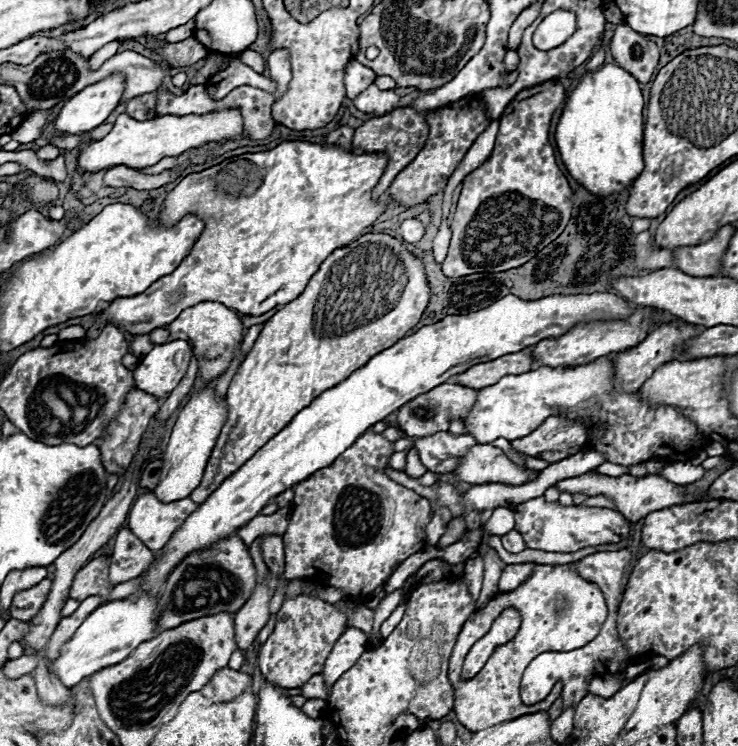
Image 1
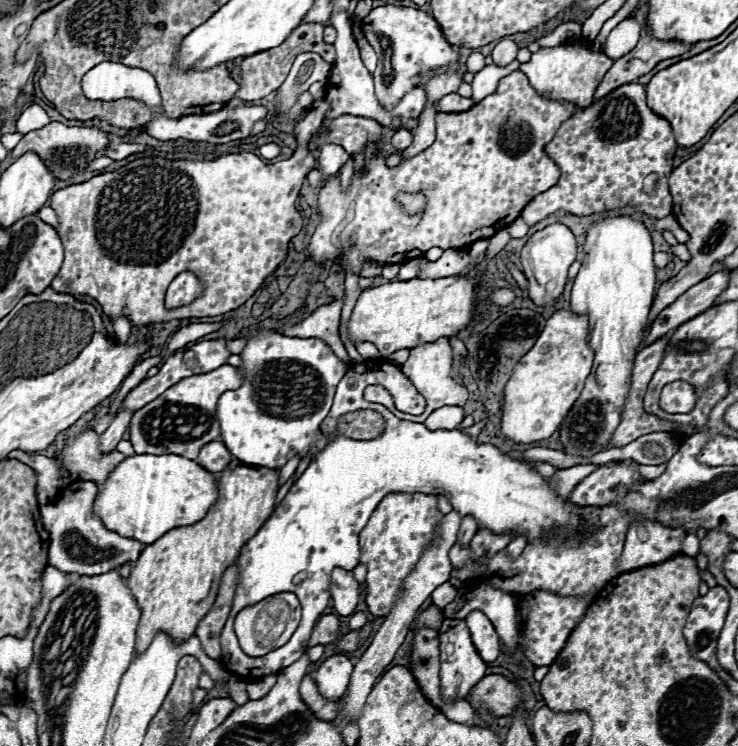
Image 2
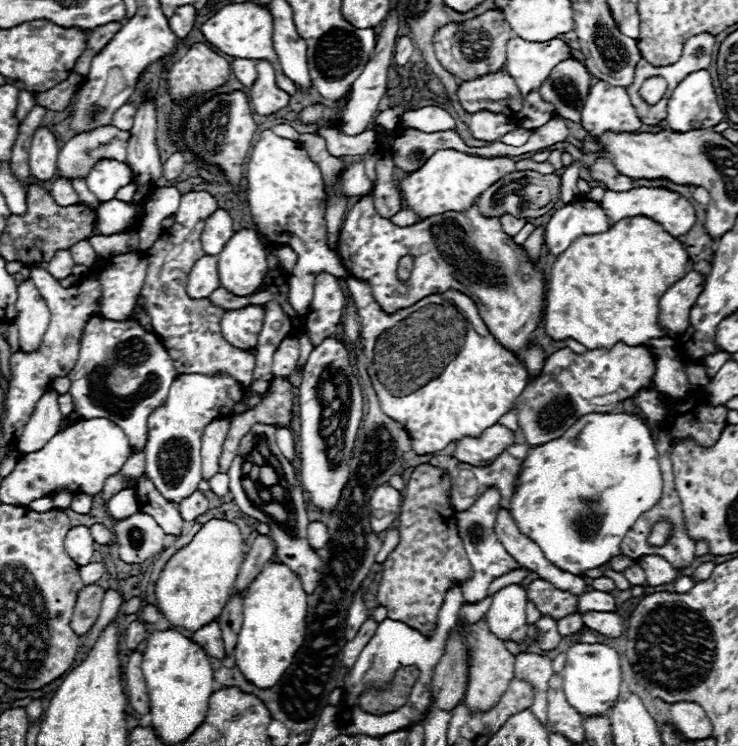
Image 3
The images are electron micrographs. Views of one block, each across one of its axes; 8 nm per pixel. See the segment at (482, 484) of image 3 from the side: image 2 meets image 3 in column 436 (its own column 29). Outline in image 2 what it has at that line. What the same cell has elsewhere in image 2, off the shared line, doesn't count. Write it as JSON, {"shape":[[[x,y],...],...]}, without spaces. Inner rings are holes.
{"shape":[[[12,450],[8,454],[8,458],[16,458],[28,466],[32,466],[32,470],[36,472],[38,476],[38,486],[36,486],[36,496],[38,496],[38,504],[40,506],[46,506],[50,504],[60,490],[64,490],[70,480],[64,478],[62,470],[58,468],[58,464],[46,464],[46,456],[40,456],[40,454],[26,454],[26,452],[20,452],[20,450]]]}

